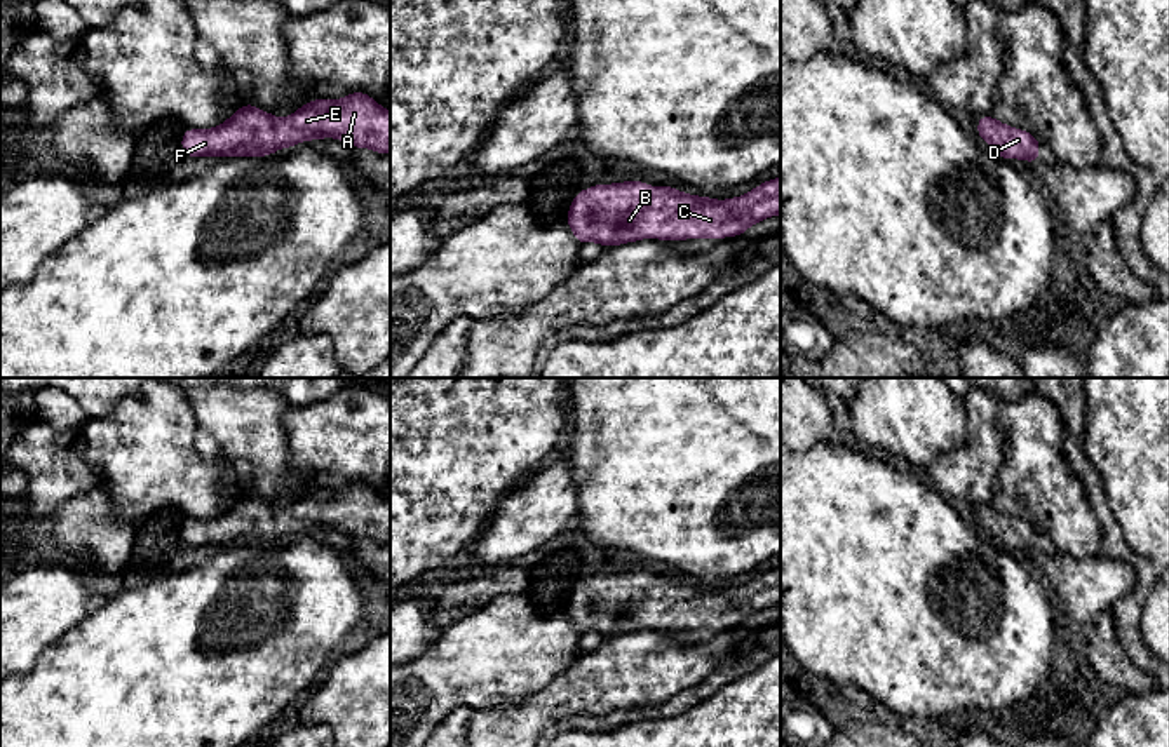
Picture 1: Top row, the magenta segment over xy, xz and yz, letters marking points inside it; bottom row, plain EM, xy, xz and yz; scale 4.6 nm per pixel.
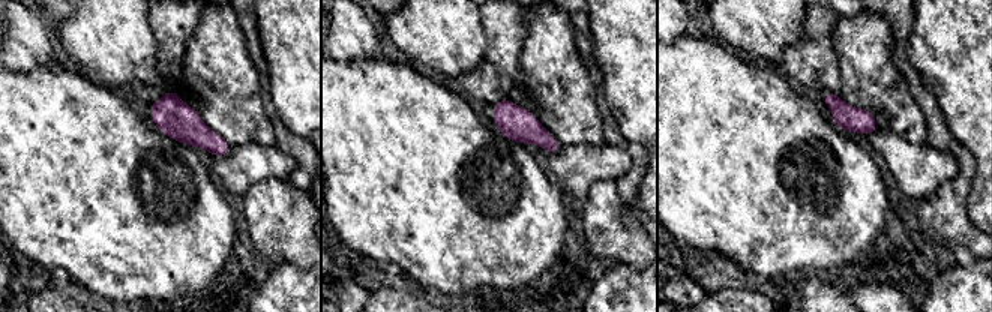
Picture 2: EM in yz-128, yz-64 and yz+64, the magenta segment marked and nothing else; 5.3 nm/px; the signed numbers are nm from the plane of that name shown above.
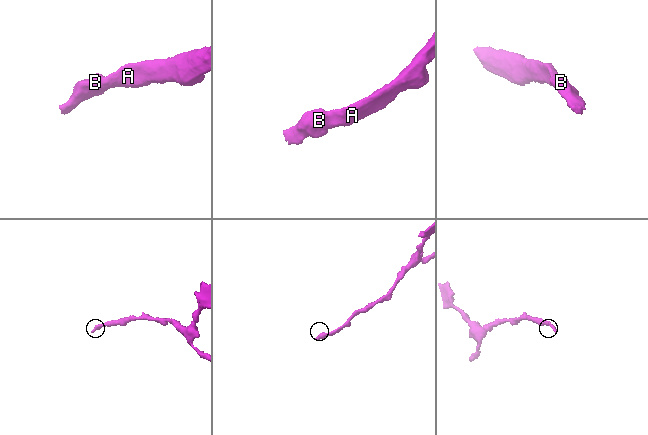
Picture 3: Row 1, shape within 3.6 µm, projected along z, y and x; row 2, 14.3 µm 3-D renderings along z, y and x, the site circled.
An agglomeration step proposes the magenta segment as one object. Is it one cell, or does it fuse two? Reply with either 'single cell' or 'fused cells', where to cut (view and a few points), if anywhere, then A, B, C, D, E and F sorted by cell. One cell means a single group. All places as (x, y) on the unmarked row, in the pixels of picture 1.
single cell; no cut; A B C D E F

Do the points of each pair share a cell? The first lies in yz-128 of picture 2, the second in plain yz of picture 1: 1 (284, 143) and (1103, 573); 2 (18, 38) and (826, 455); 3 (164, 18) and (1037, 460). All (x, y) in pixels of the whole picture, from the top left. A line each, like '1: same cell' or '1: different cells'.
1: different cells
2: different cells
3: different cells

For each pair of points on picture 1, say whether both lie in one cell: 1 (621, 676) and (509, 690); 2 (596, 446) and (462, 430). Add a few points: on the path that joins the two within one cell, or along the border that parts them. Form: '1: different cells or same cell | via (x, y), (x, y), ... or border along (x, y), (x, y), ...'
1: different cells | border along (574, 662), (525, 699), (509, 704)
2: different cells | border along (567, 397), (568, 430), (563, 437)

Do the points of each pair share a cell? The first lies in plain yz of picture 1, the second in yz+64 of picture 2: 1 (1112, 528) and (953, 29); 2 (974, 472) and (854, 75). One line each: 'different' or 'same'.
1: different
2: different

